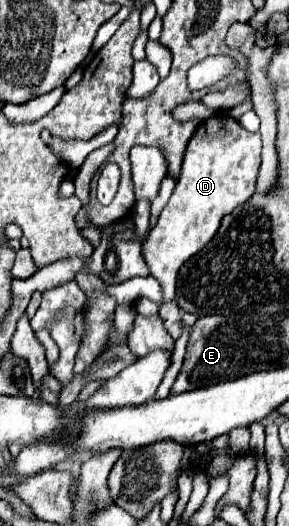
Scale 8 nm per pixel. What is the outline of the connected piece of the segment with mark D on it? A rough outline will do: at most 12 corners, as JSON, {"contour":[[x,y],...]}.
{"contour":[[196,126],[142,246],[162,302],[180,266],[256,192],[260,134]]}

